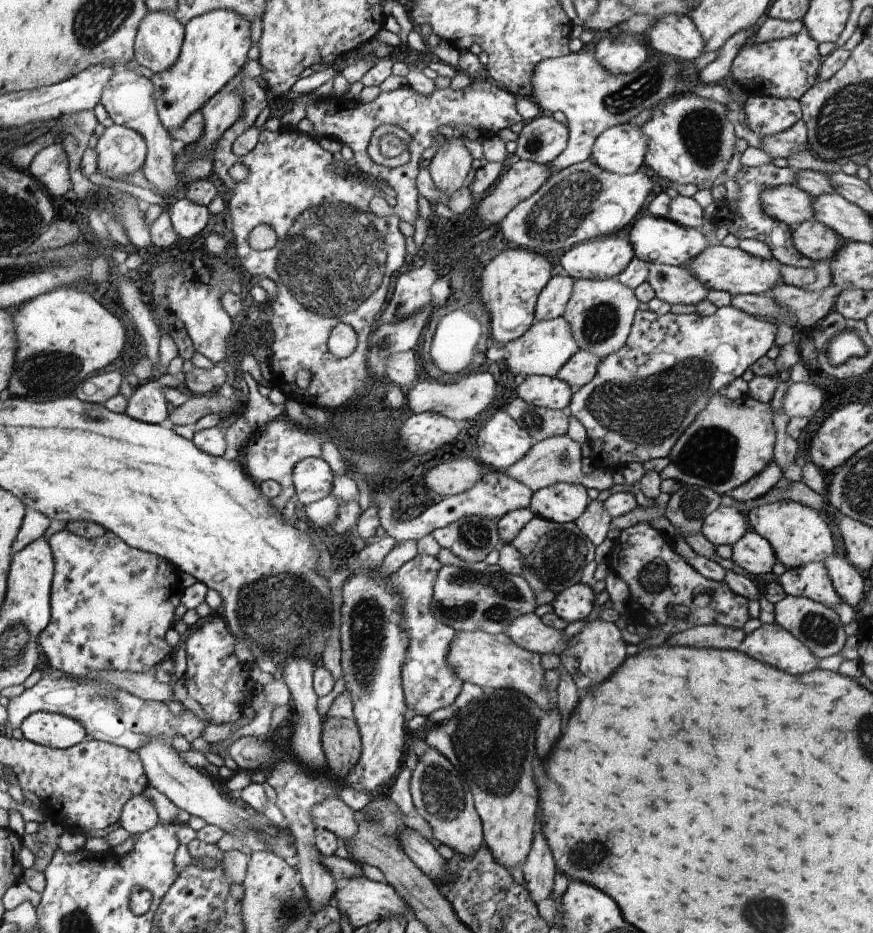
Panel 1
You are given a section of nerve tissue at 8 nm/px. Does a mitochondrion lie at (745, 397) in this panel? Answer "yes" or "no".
no

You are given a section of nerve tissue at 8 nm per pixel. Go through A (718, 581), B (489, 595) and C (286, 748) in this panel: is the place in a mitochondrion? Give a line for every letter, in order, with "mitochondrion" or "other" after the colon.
A: other
B: mitochondrion
C: other

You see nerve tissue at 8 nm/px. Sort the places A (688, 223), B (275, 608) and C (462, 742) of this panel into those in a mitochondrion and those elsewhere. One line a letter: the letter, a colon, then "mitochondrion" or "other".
A: other
B: mitochondrion
C: mitochondrion

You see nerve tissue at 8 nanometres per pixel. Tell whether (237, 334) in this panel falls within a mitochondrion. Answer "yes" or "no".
no

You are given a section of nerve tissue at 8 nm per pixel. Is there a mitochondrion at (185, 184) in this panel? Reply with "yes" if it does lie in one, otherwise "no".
no

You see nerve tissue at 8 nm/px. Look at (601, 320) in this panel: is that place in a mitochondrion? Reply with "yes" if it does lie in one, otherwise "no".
yes

